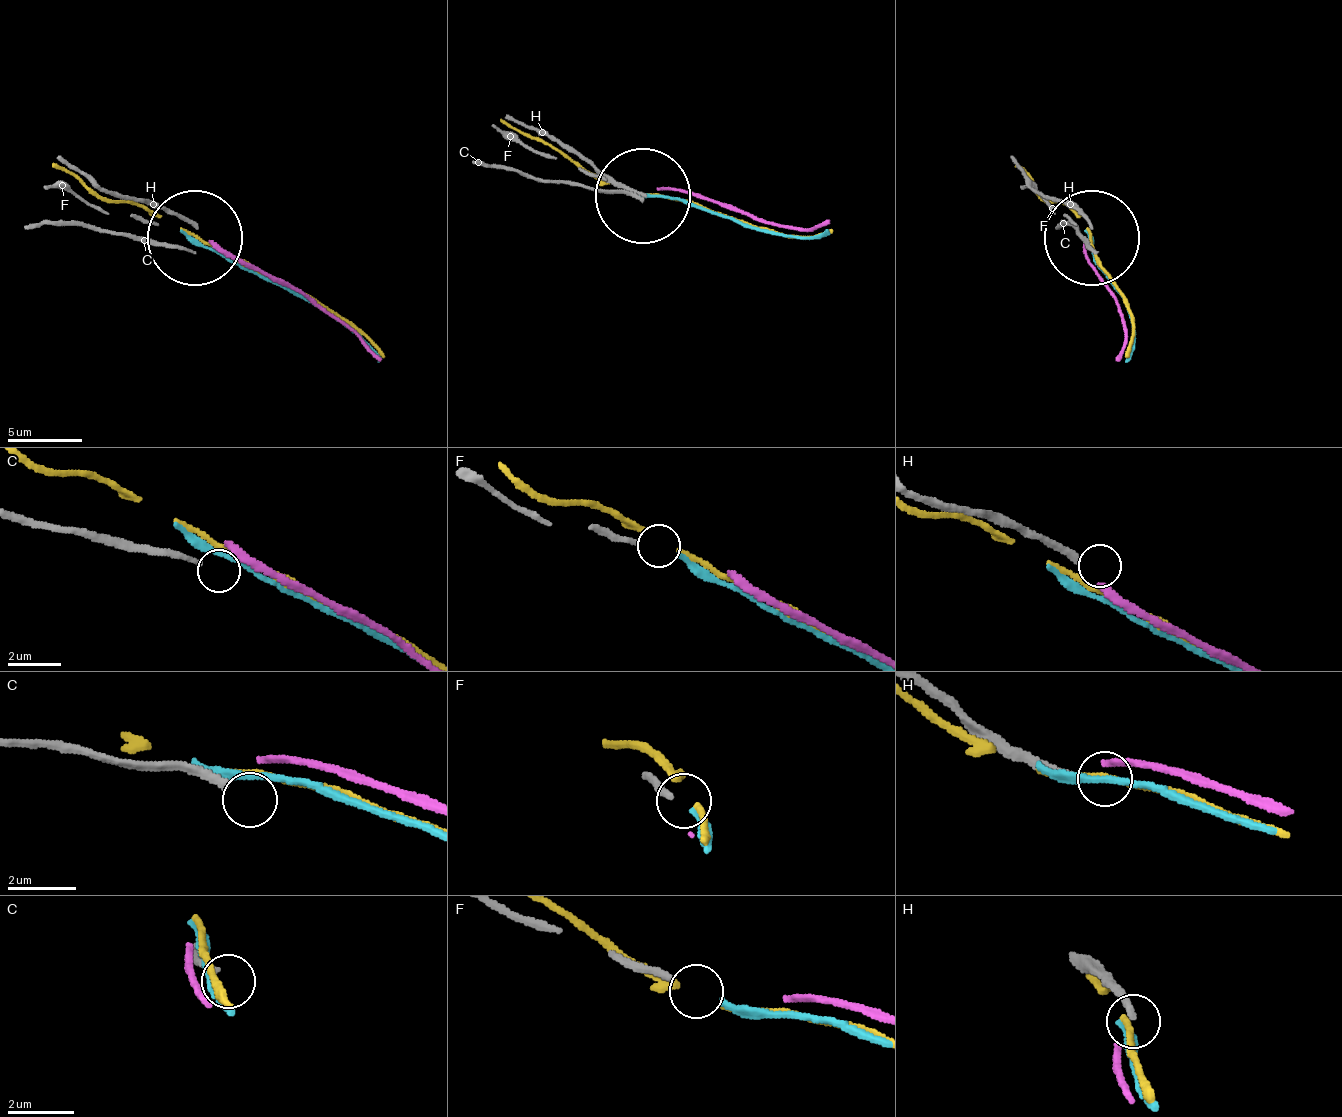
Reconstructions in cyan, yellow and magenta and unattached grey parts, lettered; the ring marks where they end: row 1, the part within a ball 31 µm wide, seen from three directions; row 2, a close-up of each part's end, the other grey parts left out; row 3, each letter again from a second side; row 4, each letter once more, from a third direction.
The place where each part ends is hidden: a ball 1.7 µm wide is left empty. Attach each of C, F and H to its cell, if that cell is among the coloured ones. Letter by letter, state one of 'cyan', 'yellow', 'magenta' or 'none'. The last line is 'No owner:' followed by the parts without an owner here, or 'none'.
C: none
F: cyan
H: none
No owner: C, H

